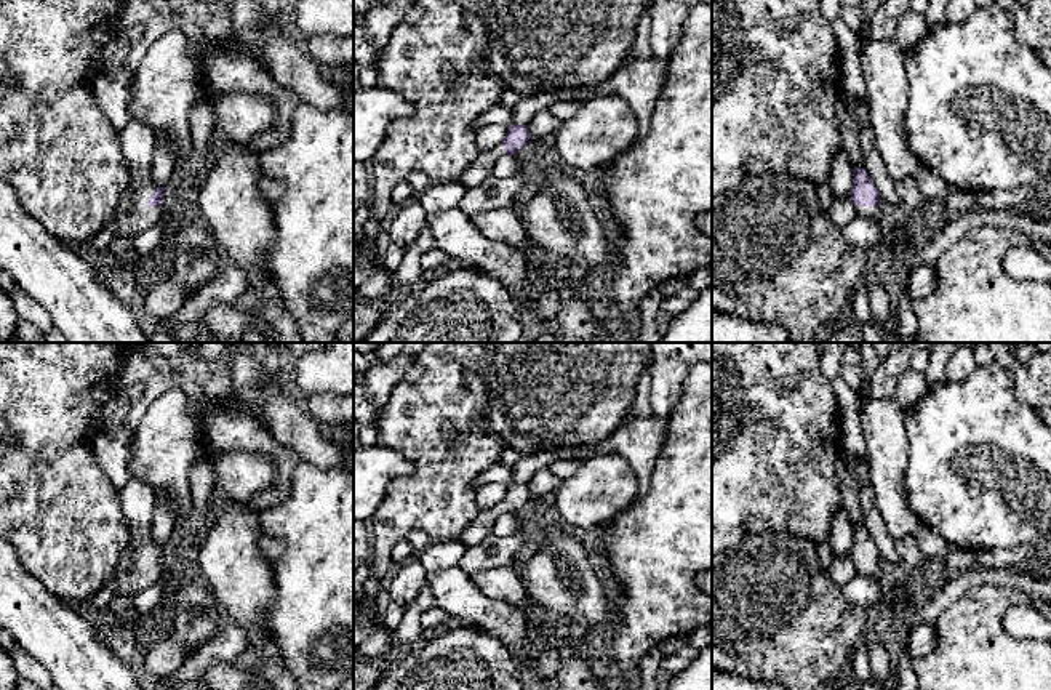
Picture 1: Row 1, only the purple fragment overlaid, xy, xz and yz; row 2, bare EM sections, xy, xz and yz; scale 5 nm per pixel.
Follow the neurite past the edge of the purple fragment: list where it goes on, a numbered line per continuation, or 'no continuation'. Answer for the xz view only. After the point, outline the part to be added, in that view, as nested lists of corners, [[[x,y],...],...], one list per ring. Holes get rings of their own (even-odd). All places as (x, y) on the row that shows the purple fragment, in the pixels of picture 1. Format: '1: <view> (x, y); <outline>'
1: xz (482, 167); [[[502,142],[493,149],[480,150],[478,157],[467,166],[458,181],[467,189],[480,186],[493,176],[493,168],[502,155],[506,155],[506,147]]]

